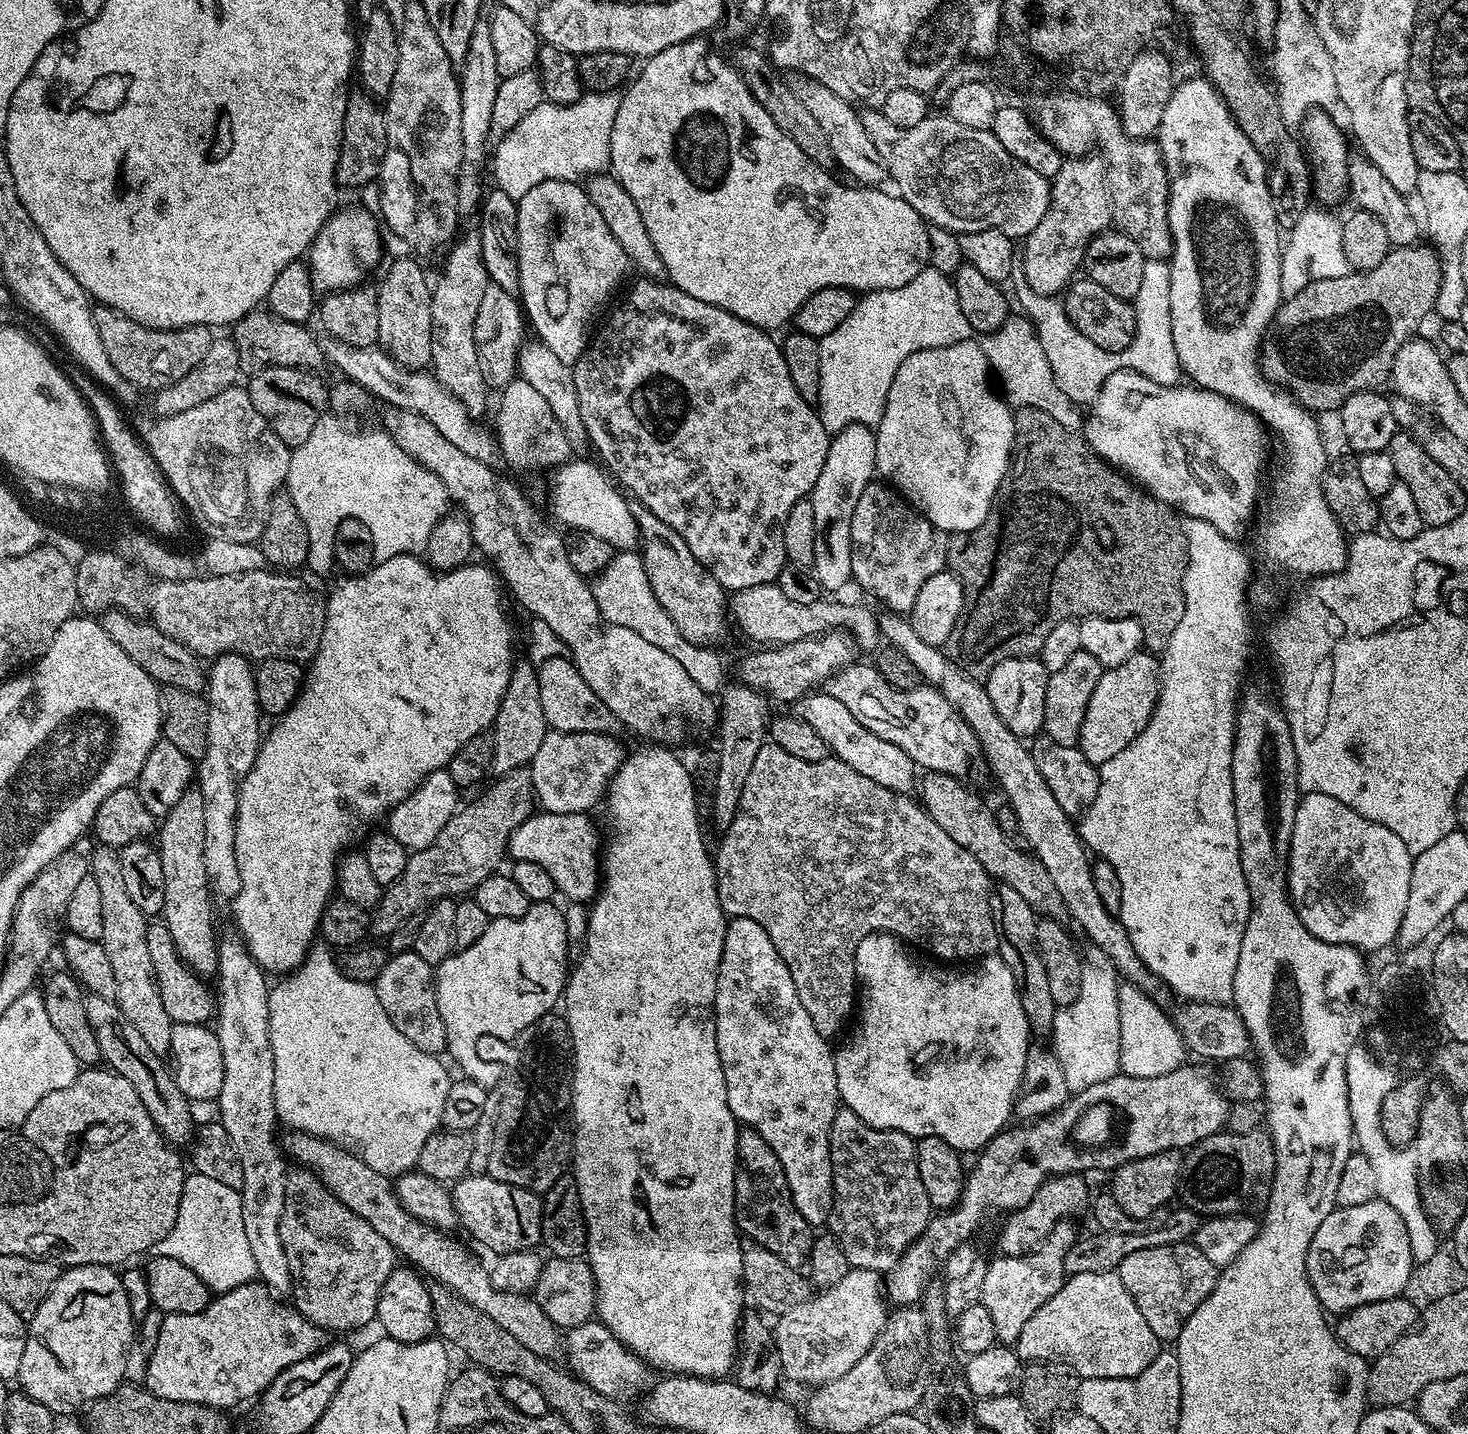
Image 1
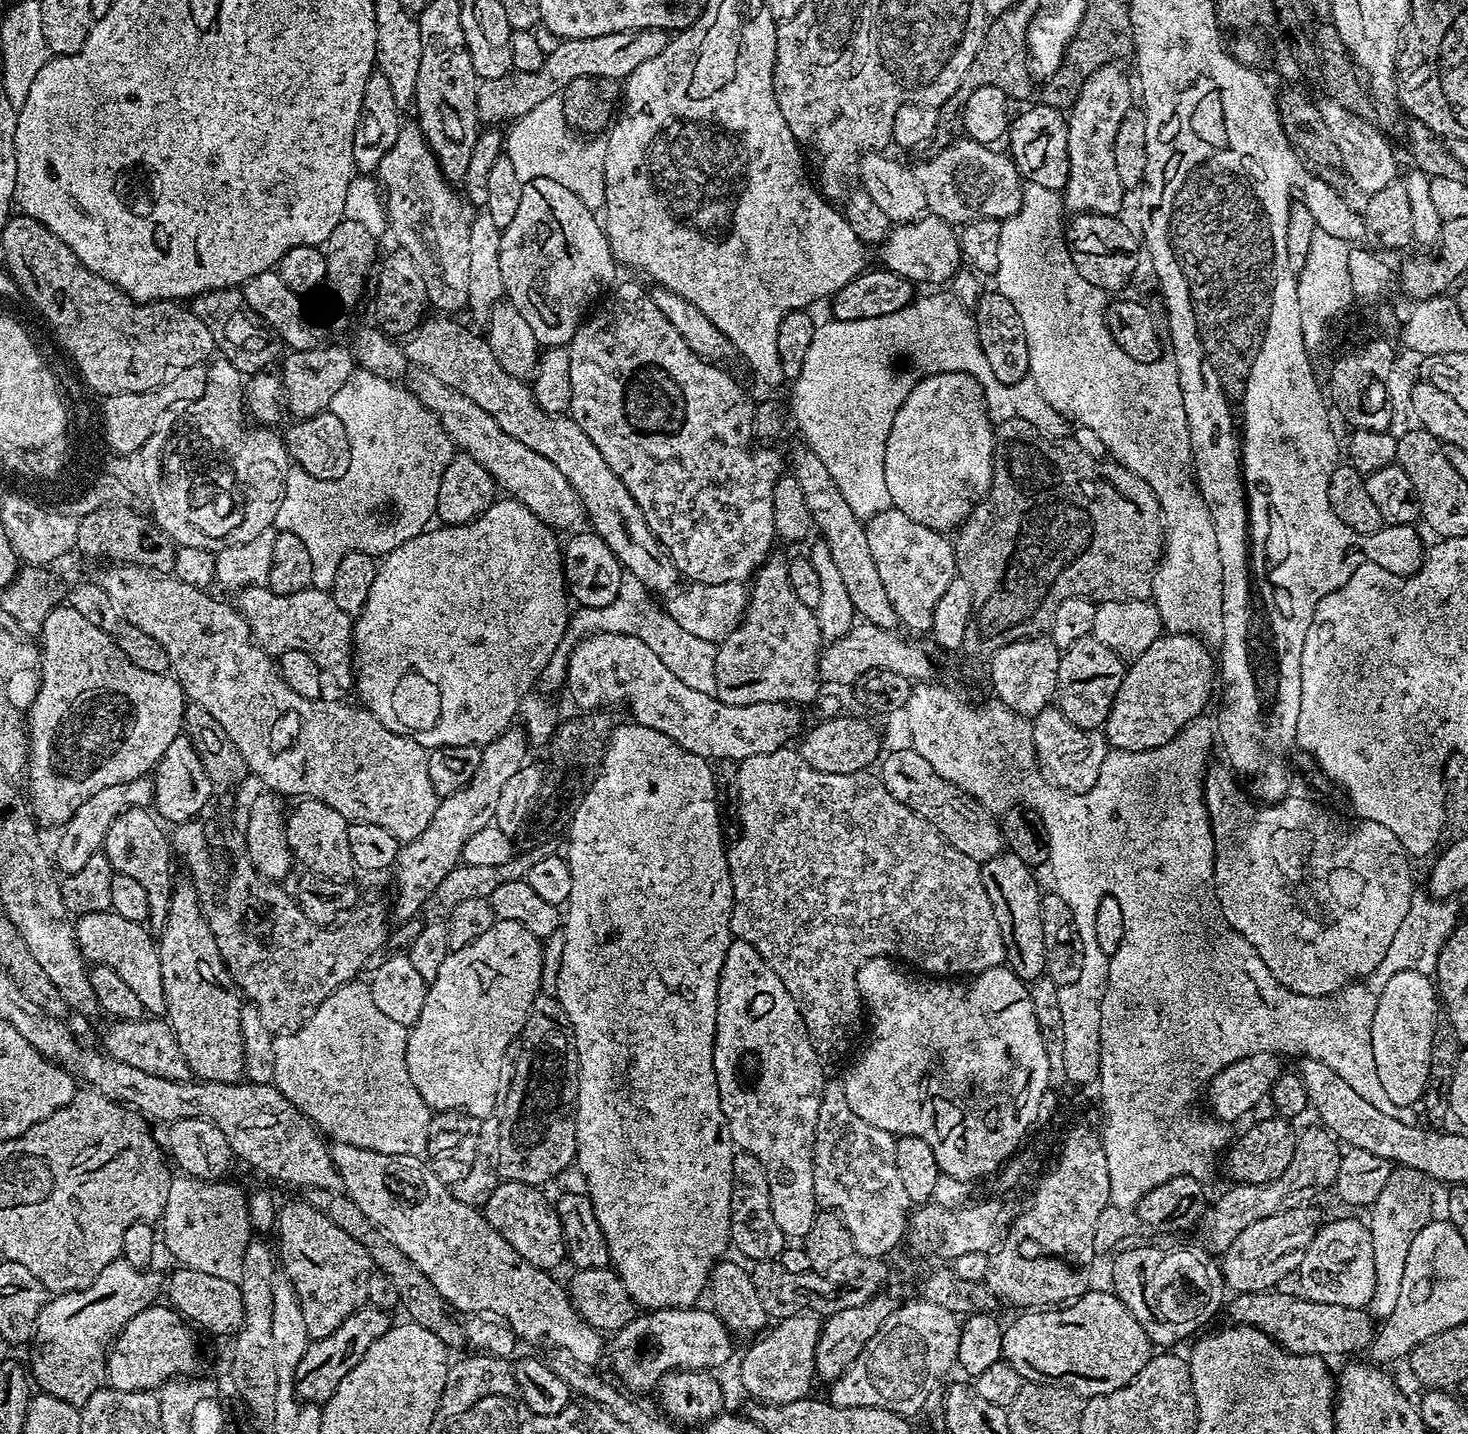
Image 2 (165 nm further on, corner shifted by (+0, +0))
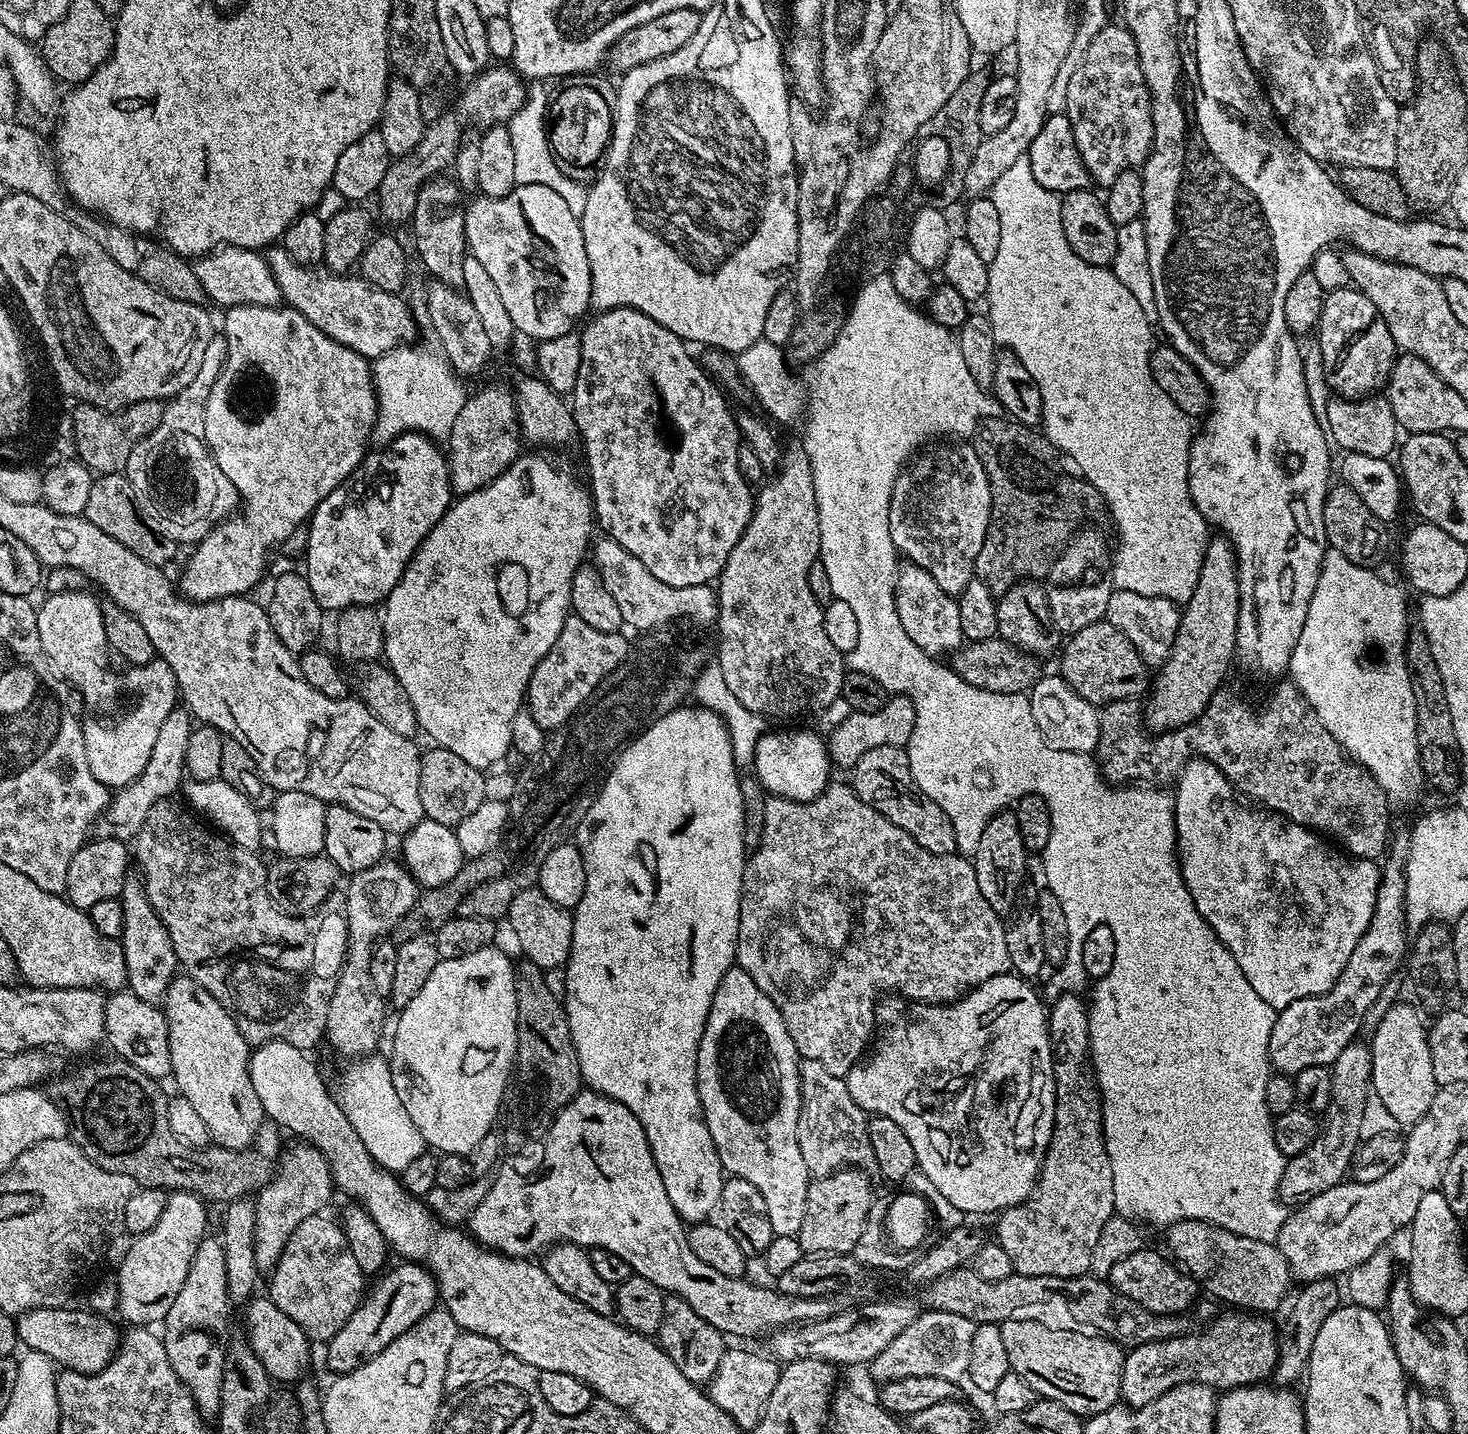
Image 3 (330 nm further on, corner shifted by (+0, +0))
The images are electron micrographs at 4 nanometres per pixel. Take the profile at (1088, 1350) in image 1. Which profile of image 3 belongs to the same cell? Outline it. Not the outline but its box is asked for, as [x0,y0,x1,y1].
[1000,1320,1126,1418]

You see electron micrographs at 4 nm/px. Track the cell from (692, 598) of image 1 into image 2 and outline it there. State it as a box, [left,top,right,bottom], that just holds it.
[403,314,678,593]

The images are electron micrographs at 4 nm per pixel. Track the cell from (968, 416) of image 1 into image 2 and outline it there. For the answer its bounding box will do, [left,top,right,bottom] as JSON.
[884,372,992,530]

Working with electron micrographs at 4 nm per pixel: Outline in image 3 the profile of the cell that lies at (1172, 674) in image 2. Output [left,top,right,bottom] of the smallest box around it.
[1146,538,1240,733]

